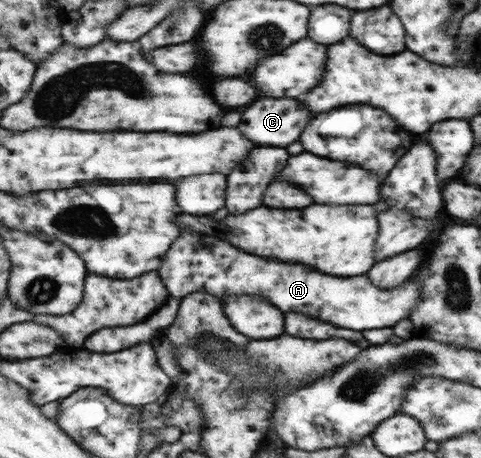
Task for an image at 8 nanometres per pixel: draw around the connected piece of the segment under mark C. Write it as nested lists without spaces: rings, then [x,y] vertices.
[[[263,98],[243,114],[239,130],[257,144],[287,148],[301,138],[309,120],[303,106],[289,98]]]

